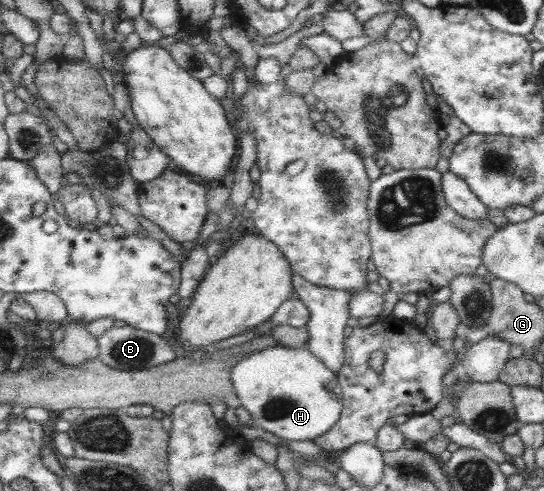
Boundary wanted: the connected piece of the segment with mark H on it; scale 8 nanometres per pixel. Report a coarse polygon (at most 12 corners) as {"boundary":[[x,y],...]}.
{"boundary":[[279,344],[231,378],[255,425],[315,441],[342,418],[339,376]]}

